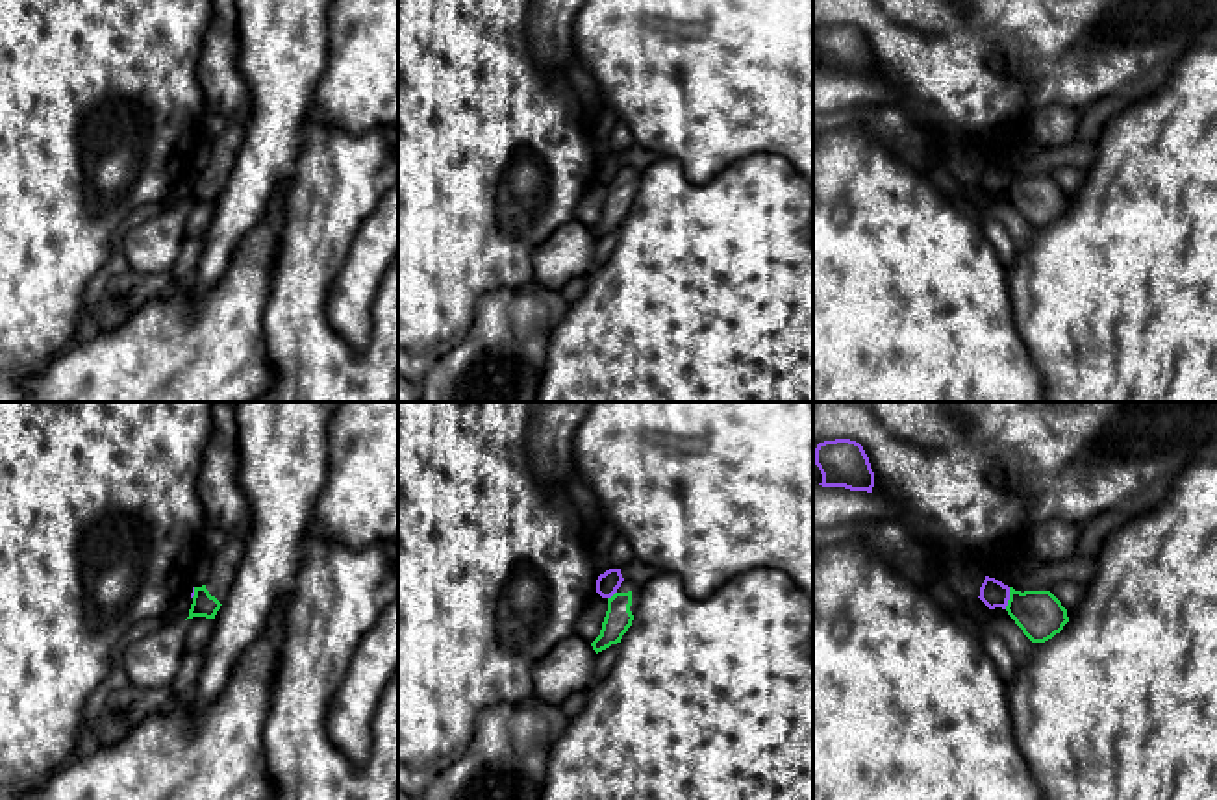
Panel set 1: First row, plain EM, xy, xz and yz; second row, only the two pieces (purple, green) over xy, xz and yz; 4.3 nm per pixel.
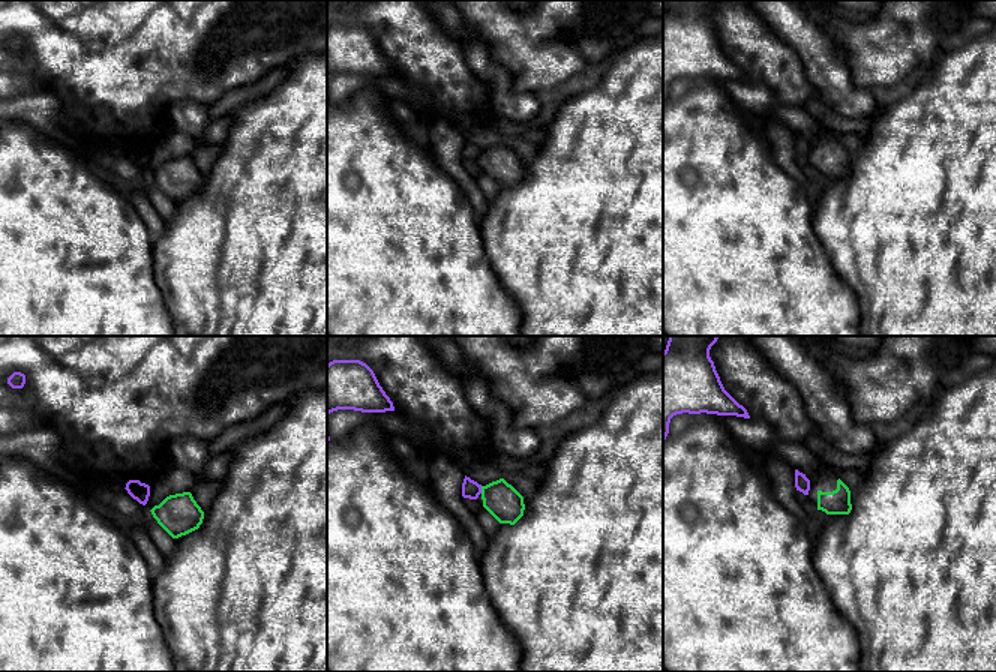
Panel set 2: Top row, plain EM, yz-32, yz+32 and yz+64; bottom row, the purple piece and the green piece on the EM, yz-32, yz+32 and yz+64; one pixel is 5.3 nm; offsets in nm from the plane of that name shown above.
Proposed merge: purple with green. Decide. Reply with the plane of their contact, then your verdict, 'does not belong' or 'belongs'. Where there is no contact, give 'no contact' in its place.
yz | does not belong

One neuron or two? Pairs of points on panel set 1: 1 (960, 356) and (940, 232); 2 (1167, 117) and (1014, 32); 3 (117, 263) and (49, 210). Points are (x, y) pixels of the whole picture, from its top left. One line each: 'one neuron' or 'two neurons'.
1: one neuron
2: two neurons
3: two neurons

